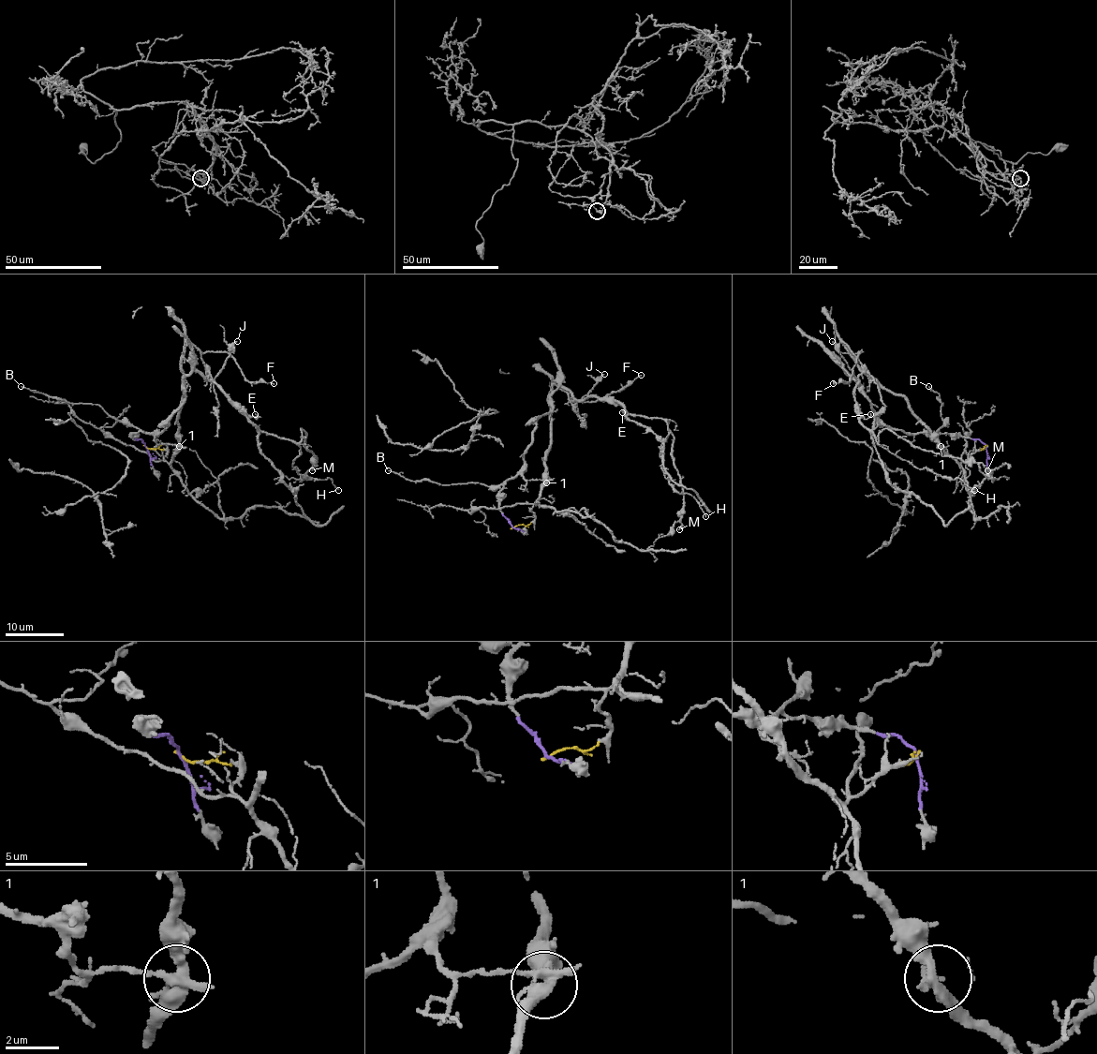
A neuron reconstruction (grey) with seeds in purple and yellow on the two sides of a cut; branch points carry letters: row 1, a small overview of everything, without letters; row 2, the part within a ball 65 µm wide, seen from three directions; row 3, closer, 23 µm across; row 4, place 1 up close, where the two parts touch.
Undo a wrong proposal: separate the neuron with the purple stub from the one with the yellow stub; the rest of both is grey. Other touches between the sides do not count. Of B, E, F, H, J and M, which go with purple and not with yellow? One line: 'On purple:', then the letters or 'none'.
On purple: B, E, H, J, M

